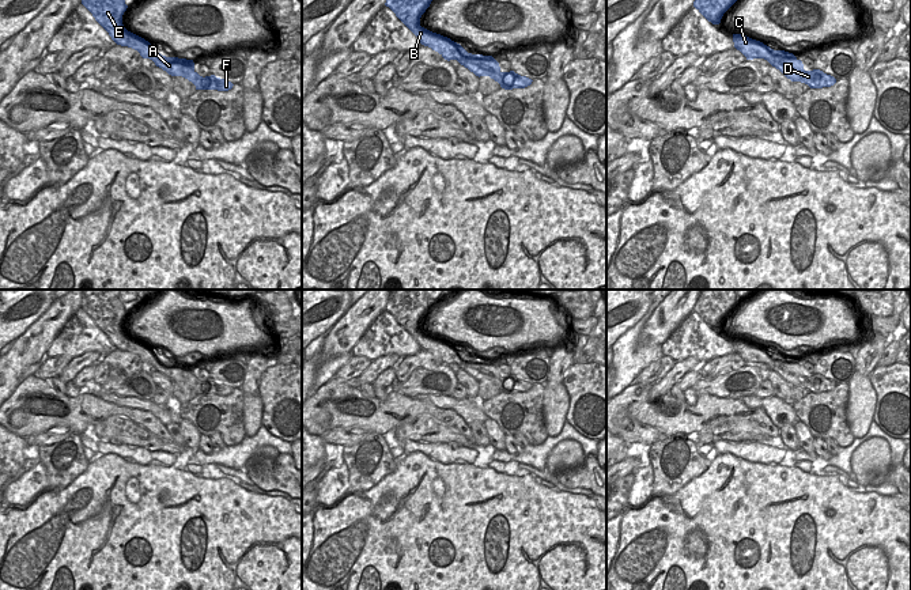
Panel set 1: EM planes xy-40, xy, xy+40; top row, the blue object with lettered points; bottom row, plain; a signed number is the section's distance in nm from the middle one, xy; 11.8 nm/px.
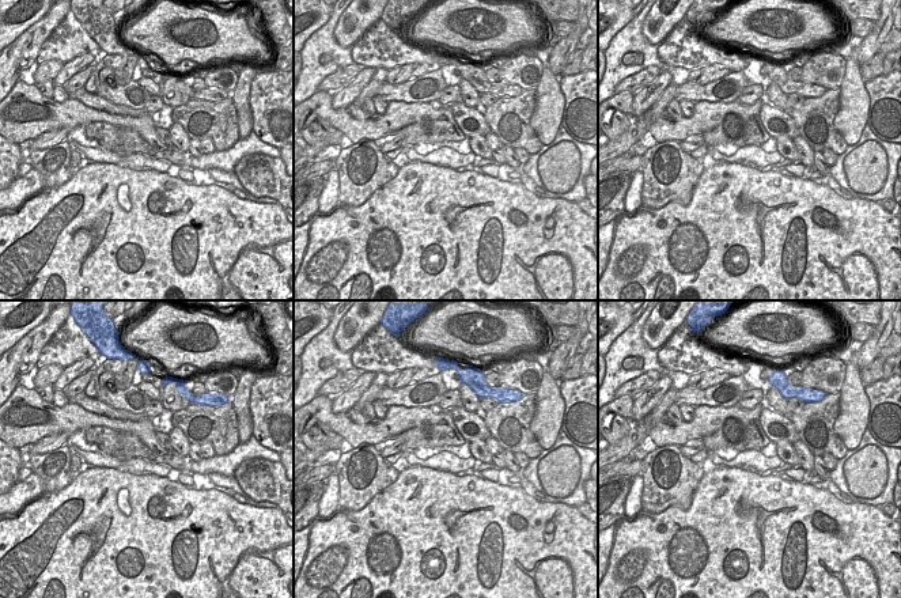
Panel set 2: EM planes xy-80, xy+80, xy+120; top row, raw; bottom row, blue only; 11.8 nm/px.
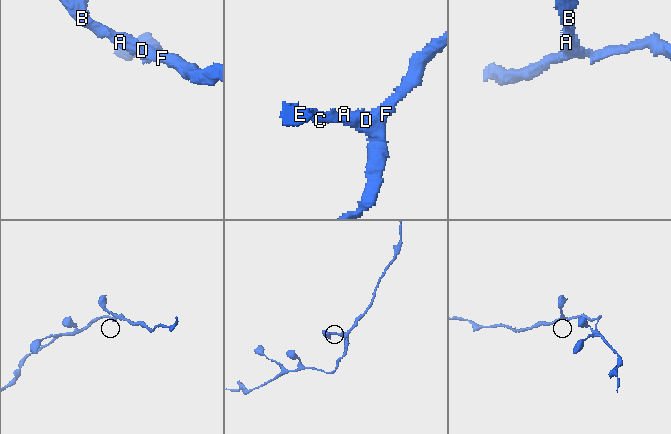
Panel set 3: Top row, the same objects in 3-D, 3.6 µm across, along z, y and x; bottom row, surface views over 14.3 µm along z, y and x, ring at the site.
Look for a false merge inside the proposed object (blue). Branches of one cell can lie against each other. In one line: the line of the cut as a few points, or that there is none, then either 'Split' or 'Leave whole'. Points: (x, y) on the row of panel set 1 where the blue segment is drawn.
No split. Leave whole

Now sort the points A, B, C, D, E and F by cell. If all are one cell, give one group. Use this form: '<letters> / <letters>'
A B C D E F

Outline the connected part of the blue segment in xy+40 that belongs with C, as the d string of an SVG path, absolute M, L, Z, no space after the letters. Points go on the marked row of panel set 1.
M733 34L734 48L740 50L746 60L764 58L772 67L779 69L791 82L801 82L810 88L831 87L836 79L820 69L805 71L804 64L793 53L774 50L760 41L752 39L742 34Z

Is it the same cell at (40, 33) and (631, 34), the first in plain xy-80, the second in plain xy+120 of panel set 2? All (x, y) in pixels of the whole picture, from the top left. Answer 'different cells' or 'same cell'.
different cells

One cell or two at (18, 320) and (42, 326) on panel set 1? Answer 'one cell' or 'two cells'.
two cells

